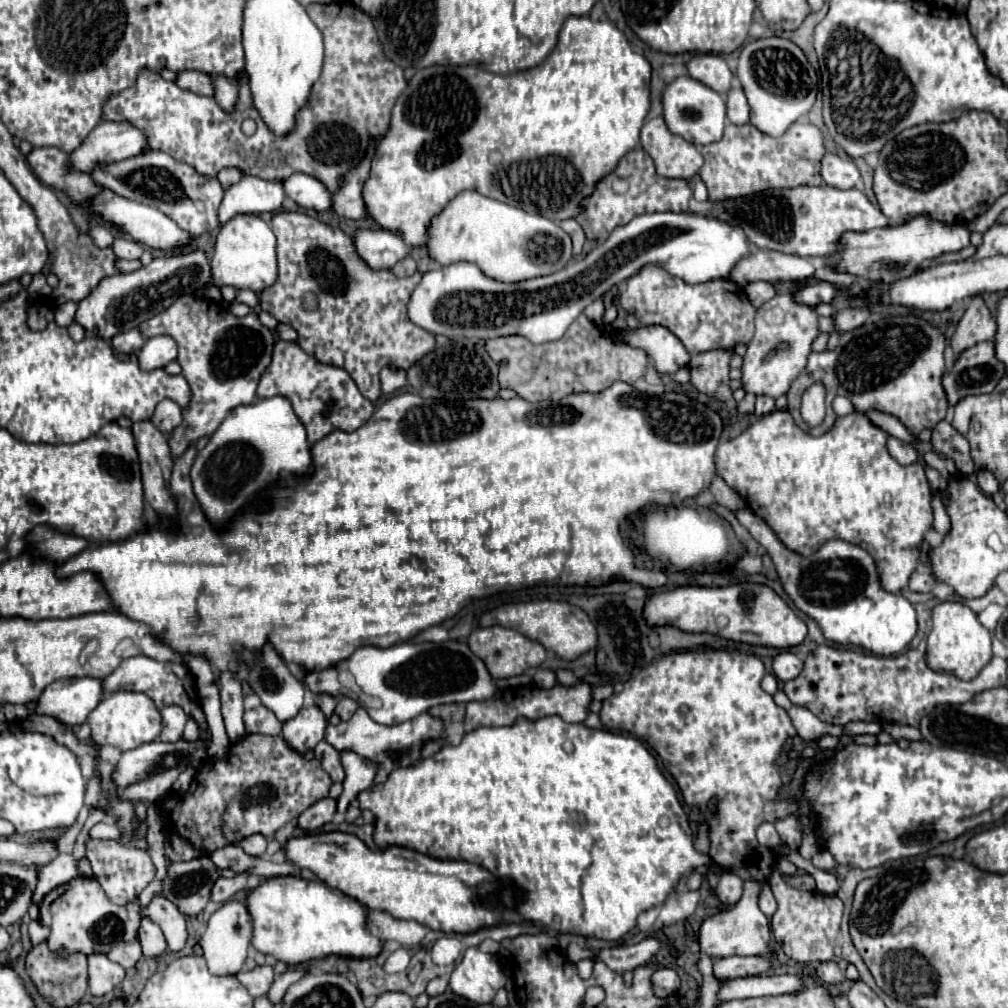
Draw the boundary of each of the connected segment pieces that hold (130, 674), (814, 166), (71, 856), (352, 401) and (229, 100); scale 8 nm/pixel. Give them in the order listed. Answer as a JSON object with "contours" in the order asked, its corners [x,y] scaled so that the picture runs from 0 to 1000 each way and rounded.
{"contours":[[[[129,652],[123,654],[107,672],[101,674],[103,676],[103,688],[111,688],[111,686],[141,686],[145,688],[157,703],[163,703],[167,699],[179,699],[183,703],[183,707],[192,713],[194,717],[198,717],[198,735],[202,735],[202,739],[206,741],[208,729],[206,729],[206,719],[200,701],[196,699],[194,693],[194,686],[192,686],[192,674],[187,668],[185,662],[175,660],[173,656],[155,656],[149,652]]],[[[720,122],[718,136],[710,142],[698,144],[698,164],[694,178],[702,186],[704,199],[730,197],[746,193],[766,186],[790,186],[790,184],[813,184],[813,158],[817,154],[815,132],[808,124],[788,122],[778,134],[762,136],[748,124]]],[[[87,824],[79,825],[71,846],[60,846],[52,856],[40,860],[38,880],[36,880],[36,886],[34,886],[34,896],[40,896],[44,892],[44,888],[48,888],[52,882],[71,874],[77,868],[75,856],[84,849],[85,836],[88,832]]],[[[274,338],[270,358],[260,370],[254,386],[256,396],[266,396],[274,392],[284,394],[290,400],[292,410],[298,414],[298,418],[302,418],[308,441],[333,426],[353,428],[371,410],[371,402],[359,394],[343,366],[317,360],[313,354],[306,352],[302,346],[298,346],[296,340],[290,338]]],[[[208,74],[210,76],[210,84],[214,84],[214,92],[212,92],[212,98],[216,100],[216,104],[222,108],[222,110],[230,110],[232,102],[234,102],[234,96],[236,96],[236,86],[230,78],[226,76],[218,76],[218,74]]]]}

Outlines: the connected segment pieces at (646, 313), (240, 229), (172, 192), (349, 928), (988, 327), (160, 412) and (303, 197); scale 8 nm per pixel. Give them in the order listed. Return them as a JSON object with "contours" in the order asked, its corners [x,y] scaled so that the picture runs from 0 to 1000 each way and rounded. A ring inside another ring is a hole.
{"contours":[[[[639,263],[635,271],[621,279],[621,287],[615,291],[615,303],[635,318],[635,324],[657,322],[665,326],[685,352],[714,344],[726,346],[730,340],[742,340],[748,330],[750,307],[744,297],[740,297],[738,285],[722,277],[681,283],[661,267]]],[[[252,211],[234,213],[230,219],[222,221],[212,245],[210,255],[210,279],[208,283],[230,283],[234,285],[234,301],[244,301],[246,305],[256,303],[256,293],[260,287],[274,279],[274,235],[270,225]]],[[[145,150],[117,162],[95,166],[89,172],[89,176],[125,197],[133,197],[137,201],[161,209],[163,213],[171,215],[171,219],[175,219],[175,223],[179,223],[179,227],[187,229],[188,233],[200,233],[216,225],[214,211],[222,195],[216,178],[196,174],[192,166],[175,160],[161,150]]],[[[292,868],[272,870],[256,878],[244,894],[252,914],[250,938],[284,957],[298,957],[327,947],[369,951],[379,943],[381,934],[373,928],[363,928],[365,900],[349,890],[333,888],[317,872],[298,872]]],[[[966,293],[960,299],[960,305],[944,334],[944,346],[950,352],[956,346],[960,346],[972,338],[984,336],[986,328],[988,328],[988,320],[986,320],[984,311],[976,303],[976,297],[972,293]]],[[[163,396],[157,400],[151,416],[149,416],[161,430],[169,430],[173,424],[179,422],[181,418],[181,406],[179,402],[175,402],[175,398]]],[[[292,172],[282,180],[284,193],[294,199],[302,207],[313,207],[313,209],[327,209],[327,191],[323,186],[302,172]]]]}

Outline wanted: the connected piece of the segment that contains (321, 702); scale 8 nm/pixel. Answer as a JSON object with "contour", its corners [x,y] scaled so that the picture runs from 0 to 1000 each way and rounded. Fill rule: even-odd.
{"contour":[[[313,689],[313,699],[321,705],[323,711],[327,711],[329,705],[331,705],[331,699],[333,699],[333,691],[329,691],[329,689]]]}

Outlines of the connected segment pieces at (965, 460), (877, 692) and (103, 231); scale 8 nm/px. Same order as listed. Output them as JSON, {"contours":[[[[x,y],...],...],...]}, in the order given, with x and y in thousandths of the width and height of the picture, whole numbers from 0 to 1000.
{"contours":[[[[933,418],[925,426],[925,443],[935,453],[944,455],[948,459],[950,469],[964,471],[968,467],[964,453],[962,453],[960,438],[940,418]]],[[[812,640],[798,656],[796,668],[778,678],[778,688],[788,699],[800,701],[813,715],[839,719],[841,715],[873,715],[911,721],[913,713],[935,697],[958,697],[968,688],[998,680],[998,654],[984,656],[964,676],[954,676],[944,668],[933,668],[919,660],[917,648],[901,644],[889,652],[869,652],[851,646],[833,646]]],[[[95,225],[95,227],[89,229],[89,233],[91,233],[91,237],[93,237],[93,241],[97,245],[105,245],[111,239],[111,231],[105,225]]]]}

